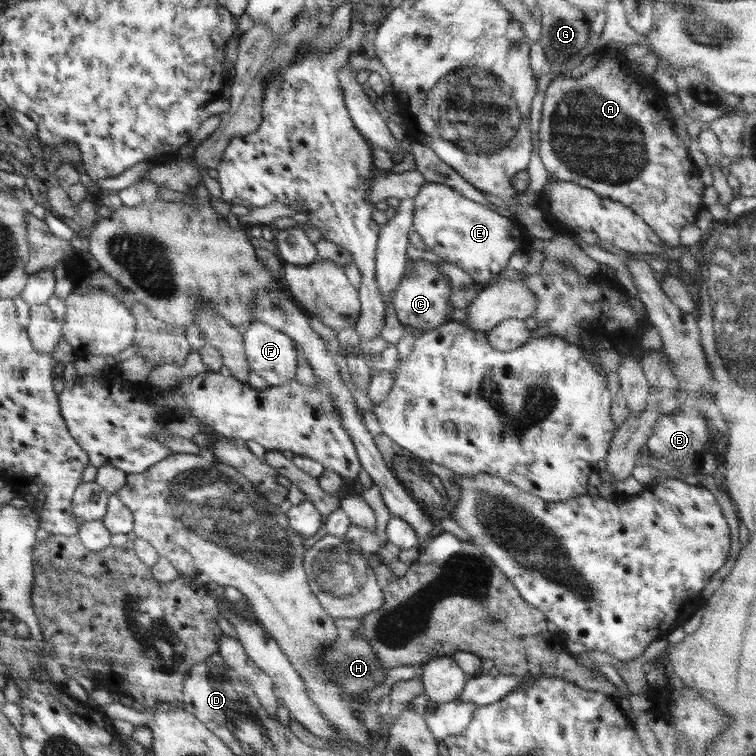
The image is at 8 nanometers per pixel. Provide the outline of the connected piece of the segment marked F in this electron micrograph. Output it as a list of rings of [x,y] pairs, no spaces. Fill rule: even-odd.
[[[255,320],[243,334],[243,343],[244,354],[246,354],[251,370],[264,378],[270,387],[295,378],[298,360],[297,348],[295,342],[285,332]]]

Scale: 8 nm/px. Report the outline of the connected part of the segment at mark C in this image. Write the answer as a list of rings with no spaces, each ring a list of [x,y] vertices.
[[[412,254],[407,262],[410,273],[404,275],[393,293],[393,305],[398,320],[404,326],[409,326],[411,334],[421,335],[430,332],[451,321],[450,312],[455,308],[451,303],[451,288],[449,280],[439,271],[436,263],[420,259],[417,261]]]

